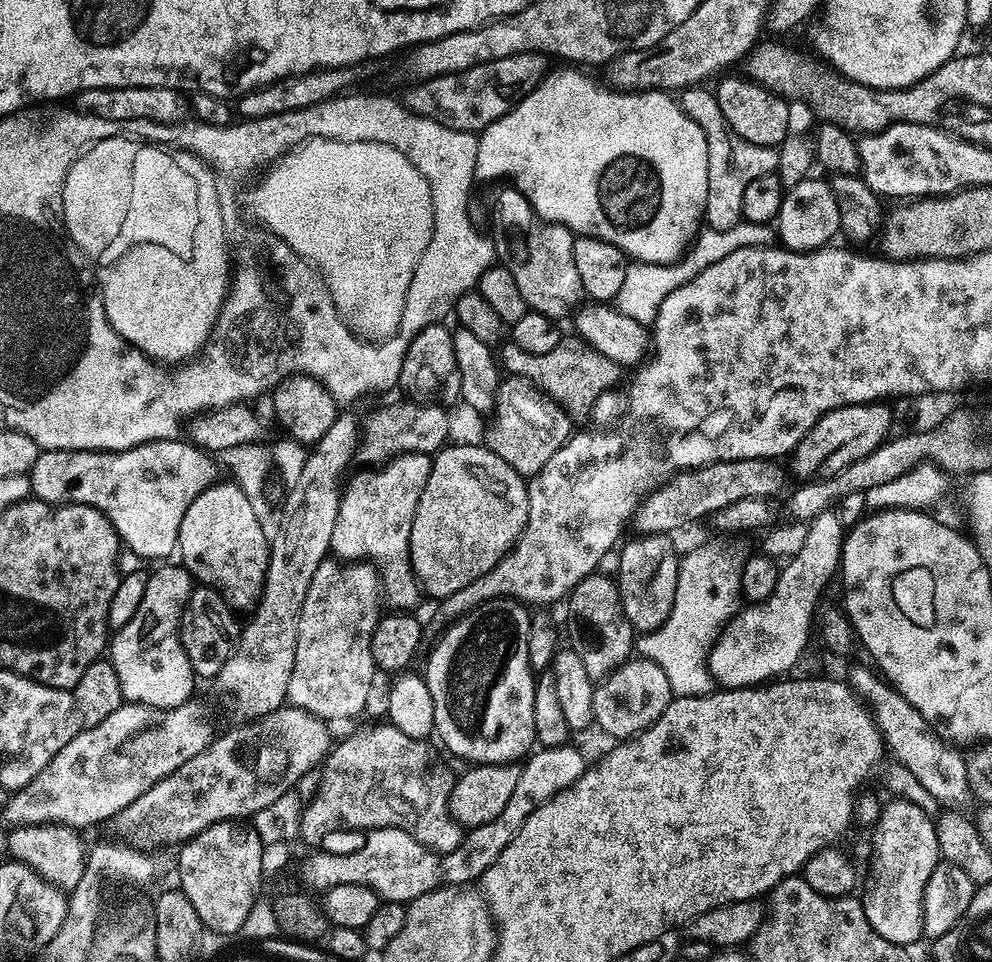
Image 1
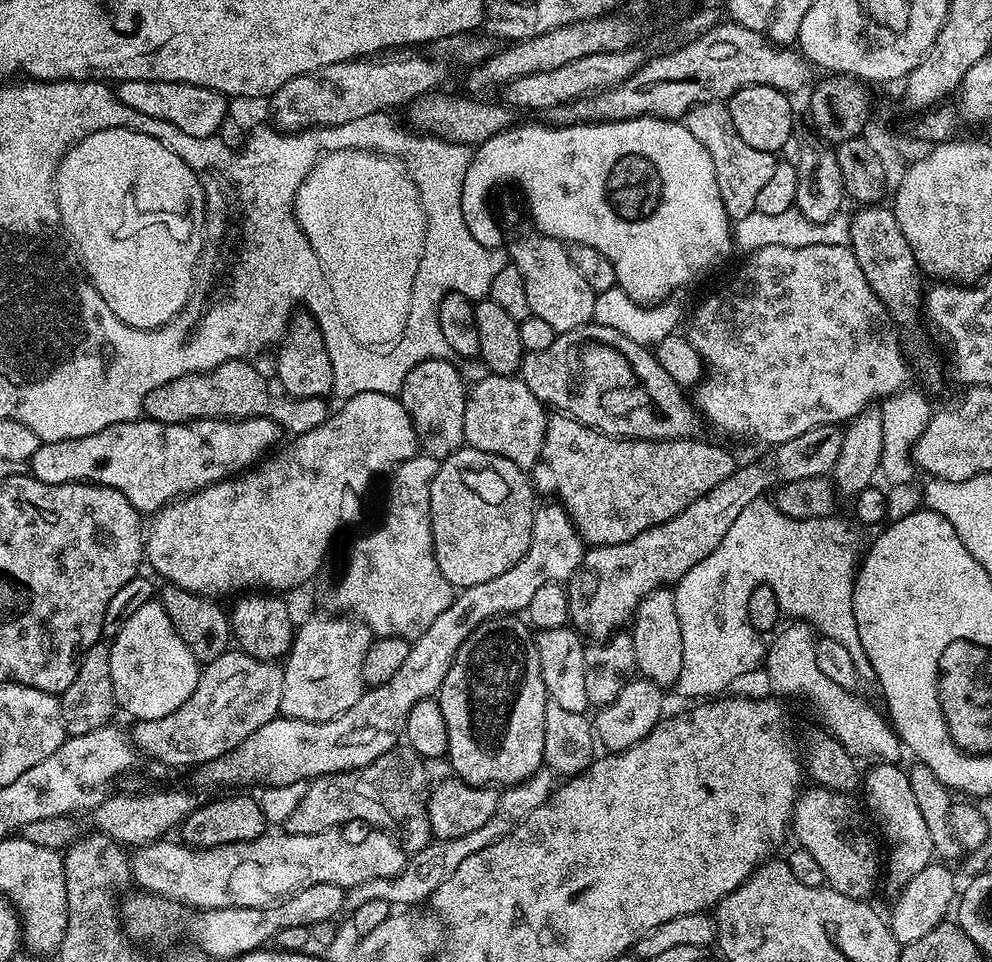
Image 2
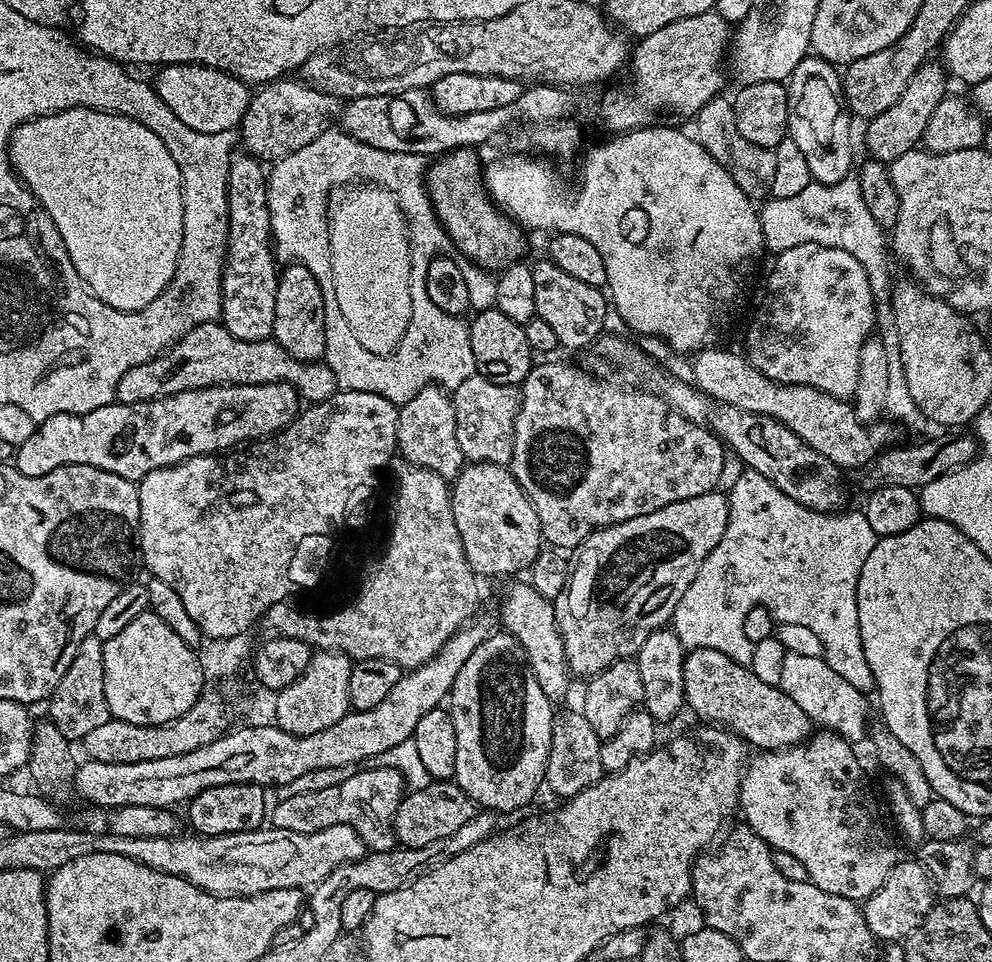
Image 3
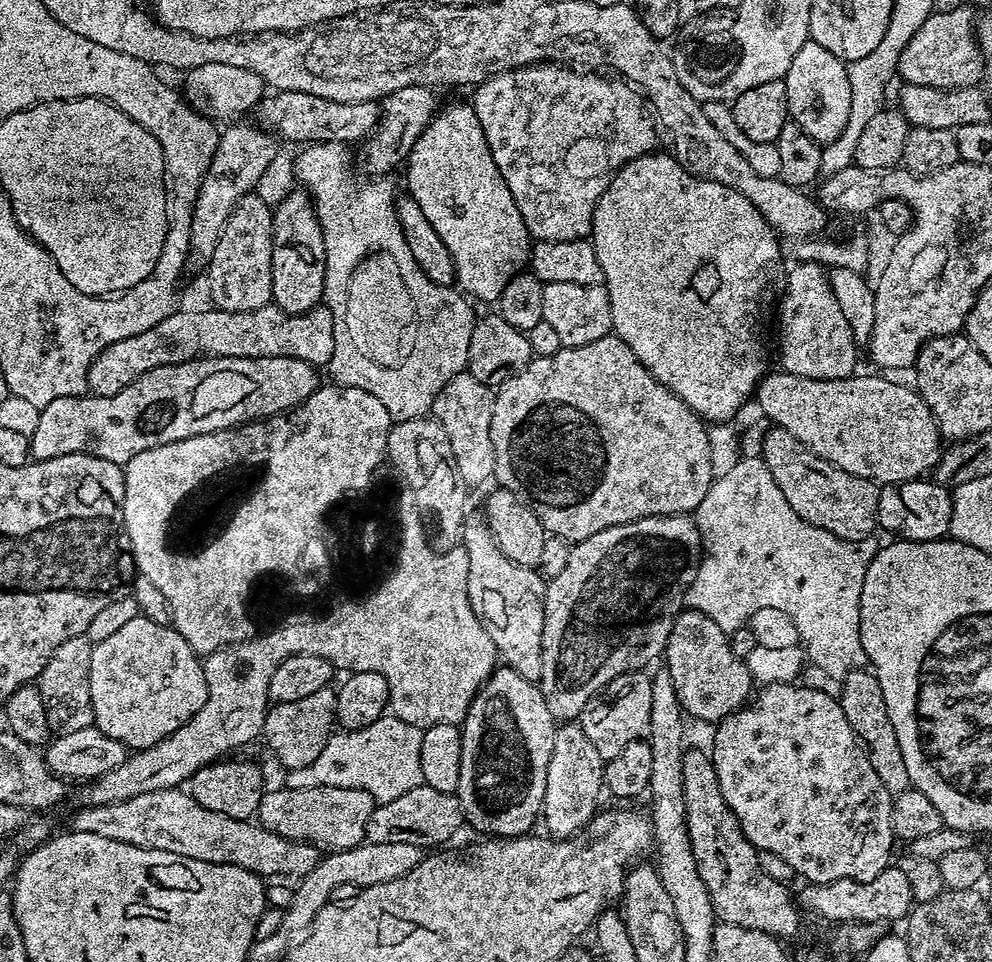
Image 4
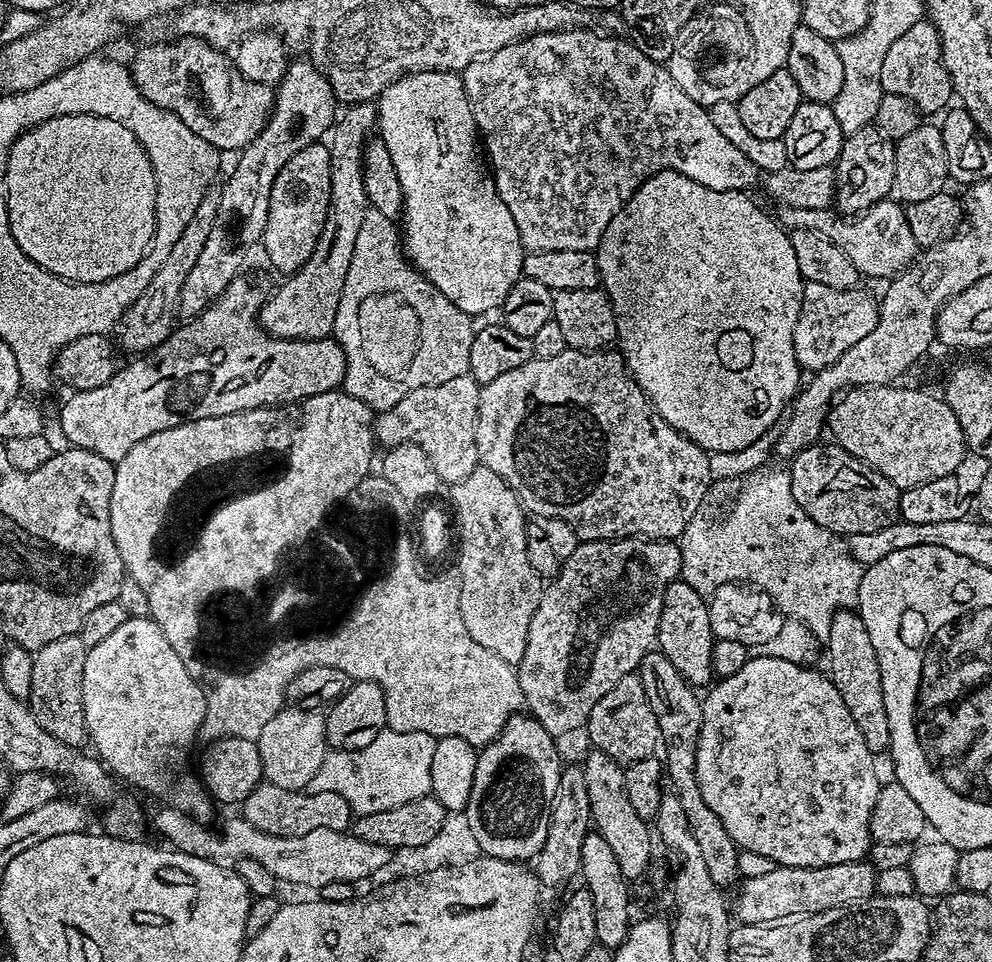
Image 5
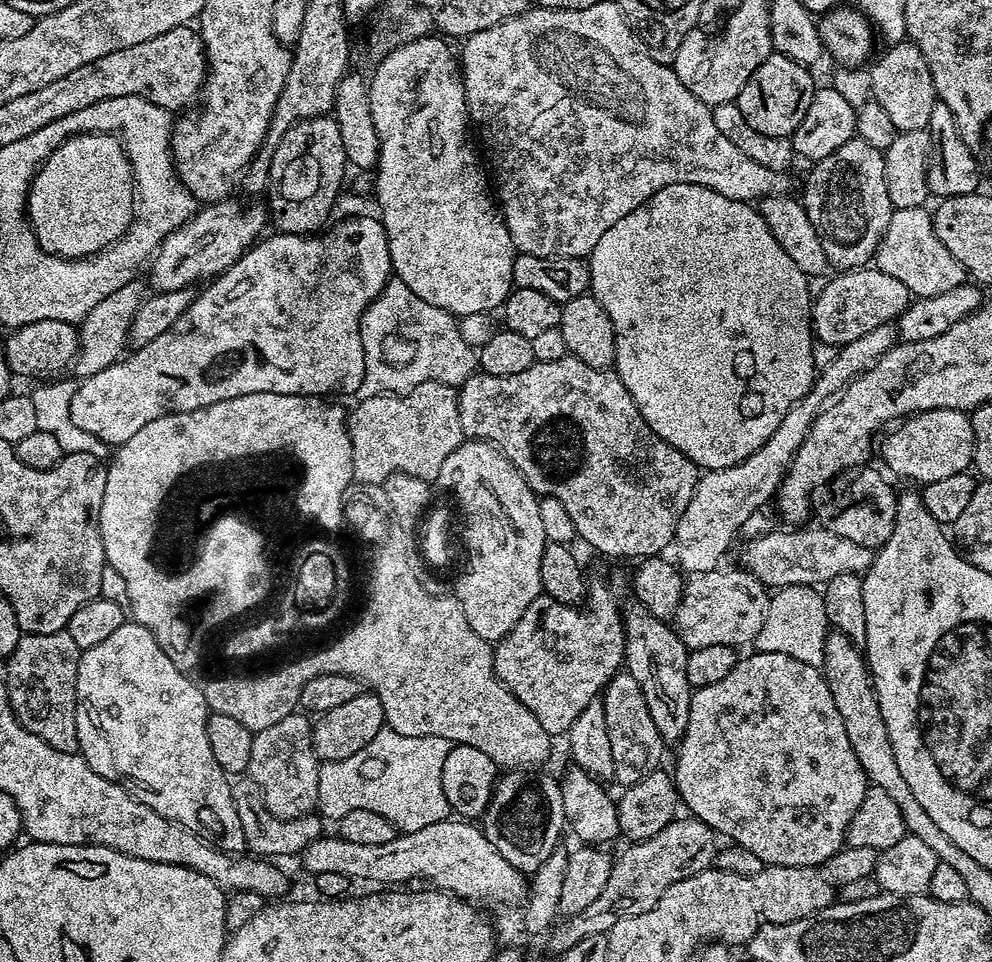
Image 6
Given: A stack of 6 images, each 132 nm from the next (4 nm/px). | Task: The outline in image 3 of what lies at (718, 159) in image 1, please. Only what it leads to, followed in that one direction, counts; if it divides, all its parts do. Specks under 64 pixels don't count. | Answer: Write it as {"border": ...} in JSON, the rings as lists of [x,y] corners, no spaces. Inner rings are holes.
{"border":[[[721,94],[714,97],[710,102],[706,102],[706,106],[702,106],[700,112],[696,113],[694,117],[695,139],[699,140],[700,145],[731,174],[734,182],[738,182],[738,186],[744,192],[749,194],[767,193],[774,182],[775,151],[762,146],[754,146],[754,142],[746,142],[746,138],[742,138],[742,134],[738,134],[736,106],[729,97],[727,100],[726,96]]]}

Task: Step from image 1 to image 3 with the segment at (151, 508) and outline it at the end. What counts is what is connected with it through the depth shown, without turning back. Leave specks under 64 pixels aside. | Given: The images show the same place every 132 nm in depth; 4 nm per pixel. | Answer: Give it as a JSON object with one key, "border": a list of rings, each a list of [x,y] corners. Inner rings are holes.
{"border":[[[285,382],[282,384],[234,384],[231,386],[217,386],[215,388],[191,388],[185,392],[179,392],[173,396],[165,396],[158,400],[143,400],[133,404],[121,404],[113,402],[106,406],[98,406],[98,410],[90,410],[86,414],[54,414],[50,418],[37,423],[34,434],[26,438],[26,442],[18,445],[14,452],[14,467],[22,474],[27,476],[41,476],[50,474],[50,470],[58,470],[58,466],[63,464],[85,464],[94,466],[98,470],[110,470],[110,474],[118,474],[127,480],[138,482],[146,474],[150,474],[159,468],[165,468],[171,464],[181,464],[183,460],[189,460],[195,456],[207,456],[209,454],[224,454],[237,446],[247,445],[254,440],[263,440],[266,436],[272,436],[275,432],[284,429],[291,420],[296,419],[302,408],[302,397],[291,384]]]}

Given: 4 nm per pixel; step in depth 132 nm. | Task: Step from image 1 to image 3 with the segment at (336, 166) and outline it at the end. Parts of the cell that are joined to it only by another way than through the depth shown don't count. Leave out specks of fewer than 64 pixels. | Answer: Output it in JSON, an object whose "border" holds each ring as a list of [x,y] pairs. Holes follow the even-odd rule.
{"border":[[[364,182],[349,187],[344,194],[337,204],[335,201],[331,205],[328,218],[328,223],[332,225],[335,249],[338,310],[342,310],[342,318],[346,318],[350,330],[354,330],[354,338],[362,342],[366,350],[379,356],[388,356],[395,352],[400,339],[406,334],[408,323],[412,321],[410,282],[414,279],[414,269],[408,217],[400,209],[396,197],[379,184]]]}

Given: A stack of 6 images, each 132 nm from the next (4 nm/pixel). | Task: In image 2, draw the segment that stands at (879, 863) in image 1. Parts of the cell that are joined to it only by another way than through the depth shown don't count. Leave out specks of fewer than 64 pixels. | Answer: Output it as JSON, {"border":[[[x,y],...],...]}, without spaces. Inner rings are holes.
{"border":[[[877,761],[872,765],[874,766],[863,777],[862,793],[864,792],[868,802],[867,811],[878,825],[879,835],[886,845],[886,880],[888,876],[889,886],[893,890],[899,890],[908,885],[914,874],[926,870],[926,866],[933,863],[930,829],[926,827],[926,822],[918,810],[918,802],[914,797],[914,790],[911,789],[908,772],[902,770],[901,765],[892,762]]]}

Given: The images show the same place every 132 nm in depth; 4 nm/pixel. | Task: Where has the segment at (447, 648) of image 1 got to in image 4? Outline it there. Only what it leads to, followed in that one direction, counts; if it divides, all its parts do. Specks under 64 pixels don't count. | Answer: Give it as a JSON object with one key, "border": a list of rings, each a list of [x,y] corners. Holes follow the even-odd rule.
{"border":[[[500,666],[493,671],[481,688],[479,696],[472,699],[470,710],[466,714],[462,725],[460,737],[462,738],[462,770],[458,774],[458,786],[456,787],[456,797],[460,799],[460,805],[464,811],[465,821],[473,824],[478,831],[484,832],[488,838],[503,838],[505,836],[522,836],[533,831],[532,823],[537,823],[538,817],[544,810],[544,795],[546,794],[546,766],[550,766],[550,753],[554,751],[554,738],[556,737],[557,721],[550,714],[550,706],[546,698],[541,694],[539,687],[533,681],[522,678],[513,668]]]}

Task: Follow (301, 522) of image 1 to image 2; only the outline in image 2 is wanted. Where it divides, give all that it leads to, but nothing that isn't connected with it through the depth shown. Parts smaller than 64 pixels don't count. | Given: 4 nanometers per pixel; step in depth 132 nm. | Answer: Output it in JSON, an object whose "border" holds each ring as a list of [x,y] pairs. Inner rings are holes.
{"border":[[[239,650],[223,652],[214,662],[203,665],[200,669],[198,686],[174,714],[166,714],[166,718],[135,721],[130,728],[132,743],[141,753],[144,752],[152,760],[165,764],[168,768],[192,768],[195,764],[206,766],[212,760],[233,752],[238,745],[246,742],[258,726],[266,726],[266,722],[277,719],[281,715],[283,667],[271,660],[259,660]]]}

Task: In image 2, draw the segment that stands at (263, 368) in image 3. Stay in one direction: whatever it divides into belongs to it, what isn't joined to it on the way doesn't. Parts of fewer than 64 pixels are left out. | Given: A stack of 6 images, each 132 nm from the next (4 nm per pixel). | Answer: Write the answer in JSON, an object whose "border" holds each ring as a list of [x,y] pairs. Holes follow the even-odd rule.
{"border":[[[227,360],[209,372],[191,372],[182,378],[174,378],[146,394],[143,415],[163,424],[187,424],[189,420],[245,420],[251,416],[265,416],[279,424],[285,433],[293,437],[306,434],[322,426],[330,415],[328,400],[314,398],[285,398],[272,396],[269,381],[258,374],[248,360]]]}

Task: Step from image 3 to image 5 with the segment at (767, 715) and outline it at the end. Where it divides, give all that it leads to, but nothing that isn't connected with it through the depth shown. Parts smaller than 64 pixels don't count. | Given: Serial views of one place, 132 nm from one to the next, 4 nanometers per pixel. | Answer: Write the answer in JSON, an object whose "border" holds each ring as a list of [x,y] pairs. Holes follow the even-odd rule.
{"border":[[[677,578],[664,587],[662,610],[658,618],[656,644],[658,651],[666,654],[670,662],[674,662],[674,670],[686,678],[693,686],[708,686],[713,683],[712,645],[714,637],[710,630],[708,600],[694,586],[687,584],[683,578]]]}

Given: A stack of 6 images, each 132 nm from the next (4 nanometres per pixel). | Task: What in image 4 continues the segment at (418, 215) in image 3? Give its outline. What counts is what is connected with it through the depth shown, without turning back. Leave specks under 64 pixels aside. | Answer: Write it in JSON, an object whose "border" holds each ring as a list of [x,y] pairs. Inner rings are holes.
{"border":[[[310,144],[303,149],[304,152],[296,160],[296,176],[301,180],[303,187],[312,197],[316,206],[316,217],[324,231],[324,299],[323,303],[333,314],[339,313],[342,302],[348,296],[350,278],[358,265],[365,259],[366,254],[373,250],[384,248],[389,257],[395,260],[401,268],[404,284],[414,301],[414,316],[418,323],[414,328],[416,341],[411,341],[408,348],[408,357],[398,368],[380,368],[366,354],[357,352],[354,342],[348,337],[348,331],[344,328],[343,319],[337,318],[334,322],[334,342],[336,353],[332,356],[332,363],[327,365],[331,383],[342,386],[354,386],[354,390],[366,390],[366,394],[374,394],[382,406],[386,406],[386,414],[394,422],[410,422],[427,417],[432,411],[432,403],[438,398],[438,394],[460,372],[468,366],[470,354],[470,334],[474,330],[478,316],[472,313],[473,305],[467,295],[461,294],[455,287],[446,284],[435,284],[422,274],[418,262],[414,262],[414,254],[402,234],[402,226],[396,217],[396,200],[392,196],[391,179],[372,178],[369,184],[355,184],[352,180],[352,164],[348,161],[349,149],[342,144]]]}

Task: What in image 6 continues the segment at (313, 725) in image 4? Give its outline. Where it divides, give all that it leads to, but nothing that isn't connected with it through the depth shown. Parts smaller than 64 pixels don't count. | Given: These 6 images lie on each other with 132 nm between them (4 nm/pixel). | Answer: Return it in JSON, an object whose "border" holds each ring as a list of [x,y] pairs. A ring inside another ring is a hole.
{"border":[[[307,715],[287,716],[253,735],[247,775],[260,787],[270,814],[280,820],[309,815],[316,808],[320,766],[312,748],[312,724]]]}

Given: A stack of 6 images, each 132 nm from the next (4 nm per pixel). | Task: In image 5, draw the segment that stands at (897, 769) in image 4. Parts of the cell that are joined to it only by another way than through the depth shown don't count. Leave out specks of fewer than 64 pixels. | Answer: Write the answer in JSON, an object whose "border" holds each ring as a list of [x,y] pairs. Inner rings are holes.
{"border":[[[841,610],[834,614],[826,647],[827,675],[832,677],[838,694],[842,694],[850,718],[854,718],[858,730],[862,730],[866,746],[873,754],[887,753],[890,748],[890,718],[886,718],[886,702],[882,702],[882,674],[878,670],[878,654],[874,654],[874,645],[870,643],[870,634],[866,634],[859,611]]]}

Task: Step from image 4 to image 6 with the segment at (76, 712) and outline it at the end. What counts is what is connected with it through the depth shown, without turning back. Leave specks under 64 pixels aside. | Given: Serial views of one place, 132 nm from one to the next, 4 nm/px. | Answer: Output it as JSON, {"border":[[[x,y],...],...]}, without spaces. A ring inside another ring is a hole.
{"border":[[[66,630],[54,634],[24,634],[21,635],[18,646],[14,646],[14,654],[6,657],[8,669],[3,669],[2,672],[6,678],[10,706],[20,719],[20,725],[38,734],[38,738],[59,752],[76,752],[80,746],[76,733],[76,675],[81,651]]]}

